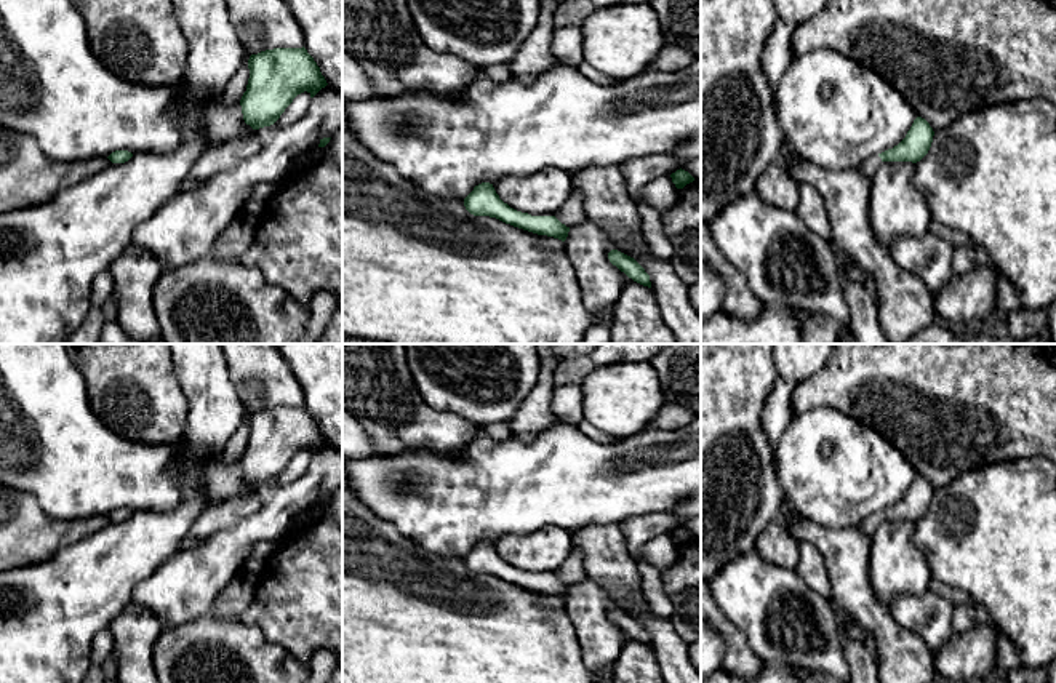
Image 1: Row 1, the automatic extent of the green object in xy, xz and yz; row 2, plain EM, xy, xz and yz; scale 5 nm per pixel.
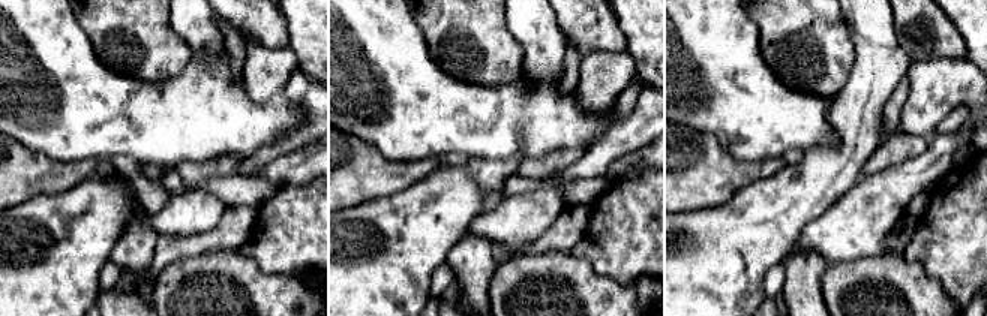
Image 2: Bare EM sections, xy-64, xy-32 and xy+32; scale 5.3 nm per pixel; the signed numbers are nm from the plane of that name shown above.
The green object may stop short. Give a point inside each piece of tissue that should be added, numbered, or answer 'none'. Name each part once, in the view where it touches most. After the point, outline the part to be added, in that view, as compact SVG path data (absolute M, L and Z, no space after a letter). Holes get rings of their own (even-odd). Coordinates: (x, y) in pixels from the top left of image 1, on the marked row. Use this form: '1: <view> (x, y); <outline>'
1: yz (869, 167); M874 155L870 158L867 158L861 166L859 170L862 171L862 174L867 178L867 179L872 179L877 168L882 165L882 158L878 155Z

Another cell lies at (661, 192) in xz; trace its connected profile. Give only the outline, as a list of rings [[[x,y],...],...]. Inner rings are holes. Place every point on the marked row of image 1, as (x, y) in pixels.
[[[661,176],[642,189],[642,197],[650,206],[662,210],[677,202],[677,187],[670,176]]]

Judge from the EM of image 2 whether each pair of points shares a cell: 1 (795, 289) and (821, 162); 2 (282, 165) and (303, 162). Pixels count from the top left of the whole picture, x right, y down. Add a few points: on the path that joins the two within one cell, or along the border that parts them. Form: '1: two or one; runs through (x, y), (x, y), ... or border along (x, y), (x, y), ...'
1: two; border along (792, 250), (782, 262)
2: one; runs through (287, 165), (299, 165)

